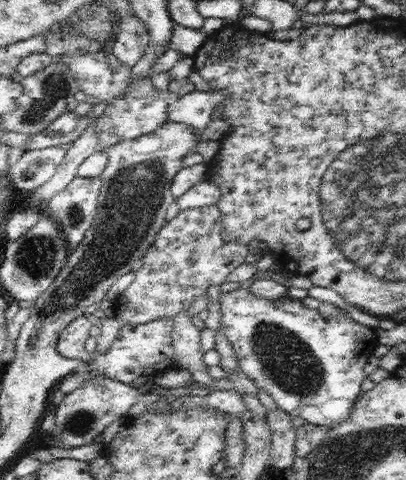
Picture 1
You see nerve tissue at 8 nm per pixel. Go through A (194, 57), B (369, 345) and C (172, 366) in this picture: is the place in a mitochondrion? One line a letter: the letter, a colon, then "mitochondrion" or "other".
A: other
B: other
C: other

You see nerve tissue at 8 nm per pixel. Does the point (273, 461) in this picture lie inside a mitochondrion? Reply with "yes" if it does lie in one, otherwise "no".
no

